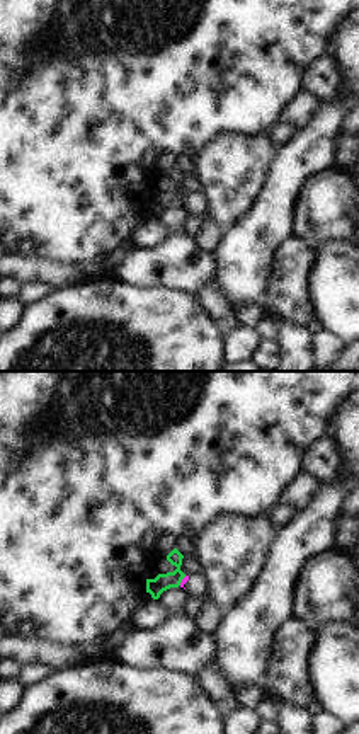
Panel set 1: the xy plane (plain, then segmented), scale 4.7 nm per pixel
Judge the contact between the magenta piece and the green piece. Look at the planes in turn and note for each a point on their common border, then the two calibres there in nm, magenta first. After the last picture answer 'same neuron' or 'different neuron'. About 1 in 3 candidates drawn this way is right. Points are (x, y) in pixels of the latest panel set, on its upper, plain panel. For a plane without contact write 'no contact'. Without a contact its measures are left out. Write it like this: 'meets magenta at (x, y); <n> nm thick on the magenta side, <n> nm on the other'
meets magenta at (182, 200); 20 nm thick on the magenta side, 80 nm on the other

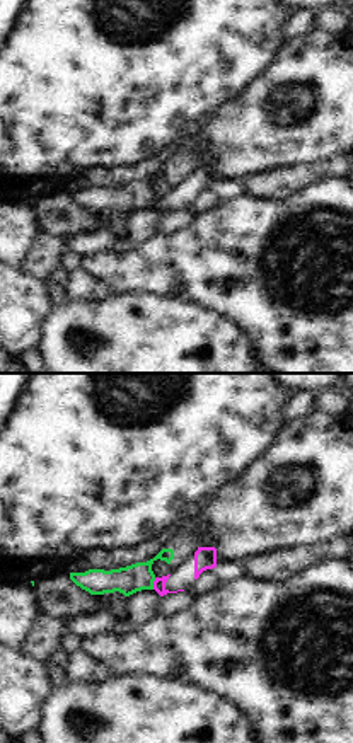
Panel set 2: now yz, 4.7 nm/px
meets magenta at (154, 201); 60 nm thick on the magenta side, 130 nm on the other

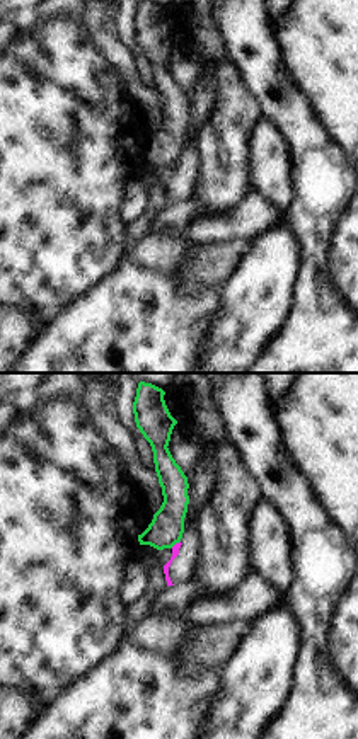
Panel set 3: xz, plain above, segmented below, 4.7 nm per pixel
meets magenta at (176, 162); 40 nm thick on the magenta side, 160 nm on the other

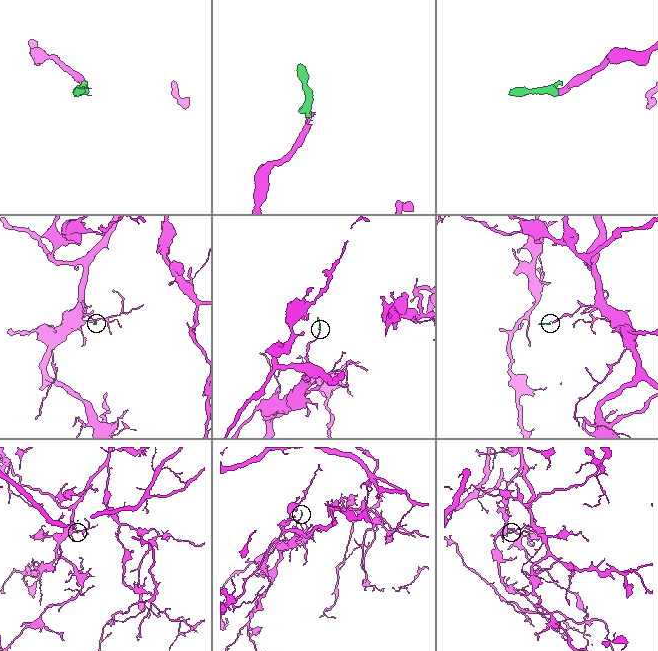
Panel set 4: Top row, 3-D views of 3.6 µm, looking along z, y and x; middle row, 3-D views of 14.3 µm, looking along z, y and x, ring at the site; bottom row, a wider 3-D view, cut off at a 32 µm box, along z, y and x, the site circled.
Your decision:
different neuron

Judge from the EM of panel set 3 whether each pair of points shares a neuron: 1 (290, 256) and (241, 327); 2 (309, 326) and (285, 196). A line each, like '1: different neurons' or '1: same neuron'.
1: same neuron
2: different neurons

